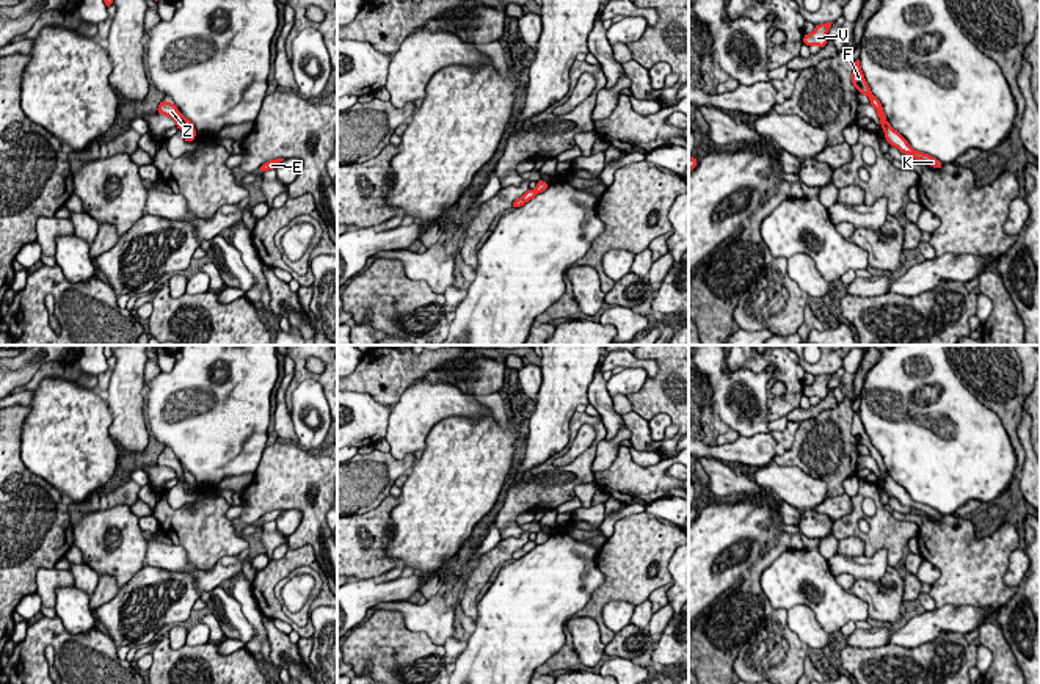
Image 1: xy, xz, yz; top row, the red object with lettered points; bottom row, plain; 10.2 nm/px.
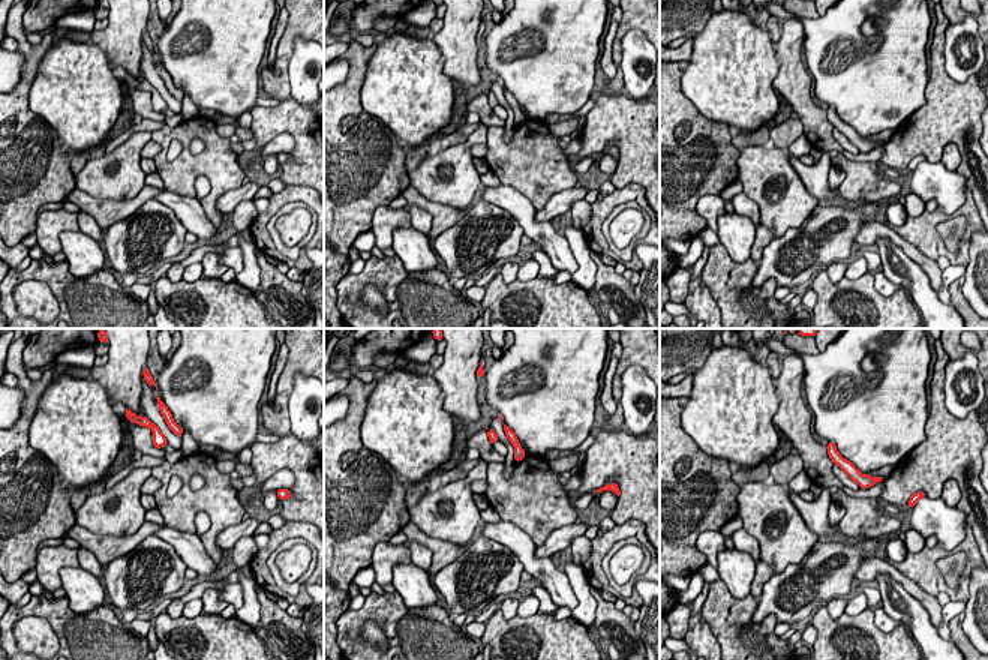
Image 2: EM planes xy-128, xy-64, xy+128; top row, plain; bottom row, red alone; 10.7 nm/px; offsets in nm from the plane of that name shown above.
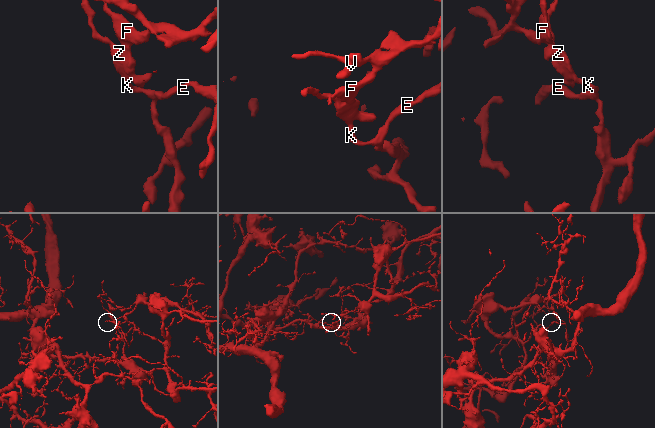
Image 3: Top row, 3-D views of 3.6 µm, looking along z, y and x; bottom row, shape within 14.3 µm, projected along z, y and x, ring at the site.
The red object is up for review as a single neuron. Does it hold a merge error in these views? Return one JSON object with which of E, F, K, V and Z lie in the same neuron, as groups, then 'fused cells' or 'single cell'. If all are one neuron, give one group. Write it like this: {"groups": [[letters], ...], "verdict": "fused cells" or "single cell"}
{"groups": [["E", "K", "Z"], ["F", "V"]], "verdict": "fused cells"}

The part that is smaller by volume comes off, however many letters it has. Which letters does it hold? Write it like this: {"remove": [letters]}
{"remove": ["F", "V"]}

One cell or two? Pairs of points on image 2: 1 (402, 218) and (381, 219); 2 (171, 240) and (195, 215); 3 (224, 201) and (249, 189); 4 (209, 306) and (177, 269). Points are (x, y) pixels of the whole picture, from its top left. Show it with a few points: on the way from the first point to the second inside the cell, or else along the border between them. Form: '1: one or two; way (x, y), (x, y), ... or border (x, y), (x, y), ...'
1: one; way (398, 218), (386, 219)
2: two; border (159, 201), (171, 210), (188, 231)
3: one; way (230, 200), (243, 194)
4: two; border (165, 275), (171, 281), (182, 279)

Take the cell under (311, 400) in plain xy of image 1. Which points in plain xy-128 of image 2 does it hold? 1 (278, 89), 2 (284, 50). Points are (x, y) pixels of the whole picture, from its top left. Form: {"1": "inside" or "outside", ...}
{"1": "outside", "2": "outside"}

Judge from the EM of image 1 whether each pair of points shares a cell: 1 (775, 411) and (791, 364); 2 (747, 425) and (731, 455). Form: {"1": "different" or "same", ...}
{"1": "same", "2": "different"}

